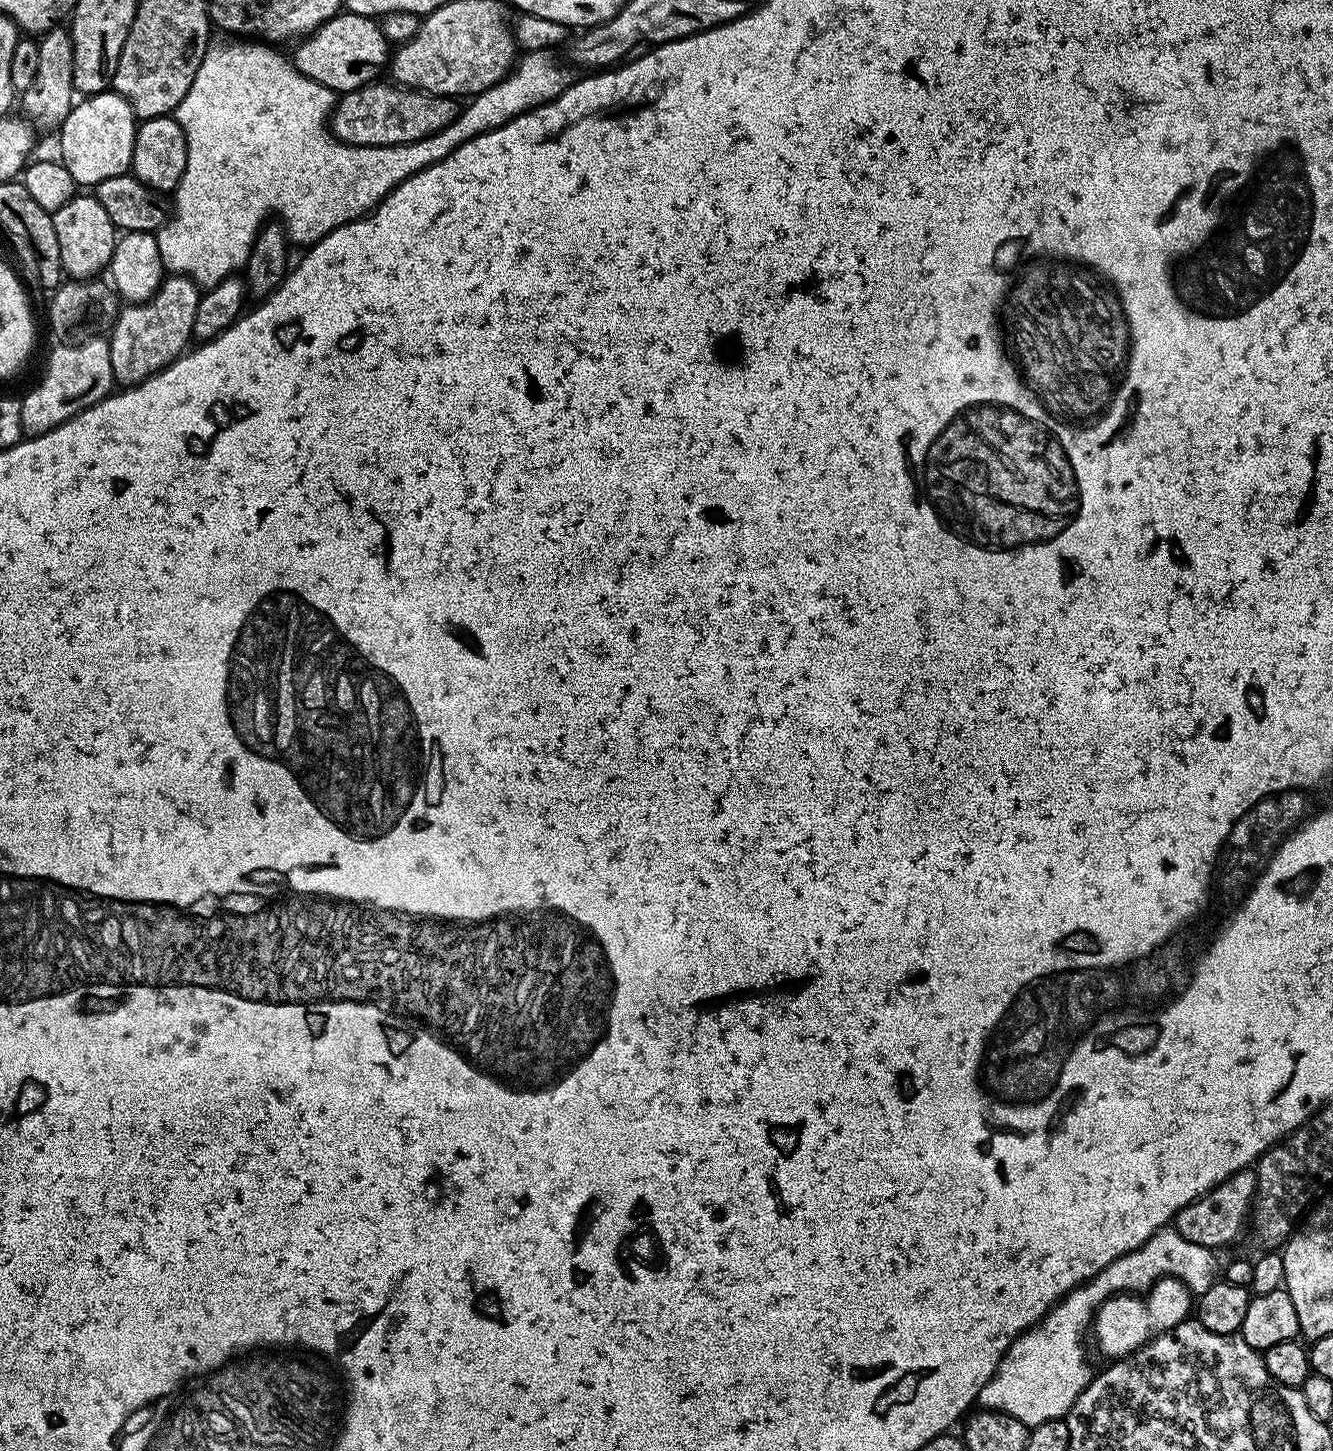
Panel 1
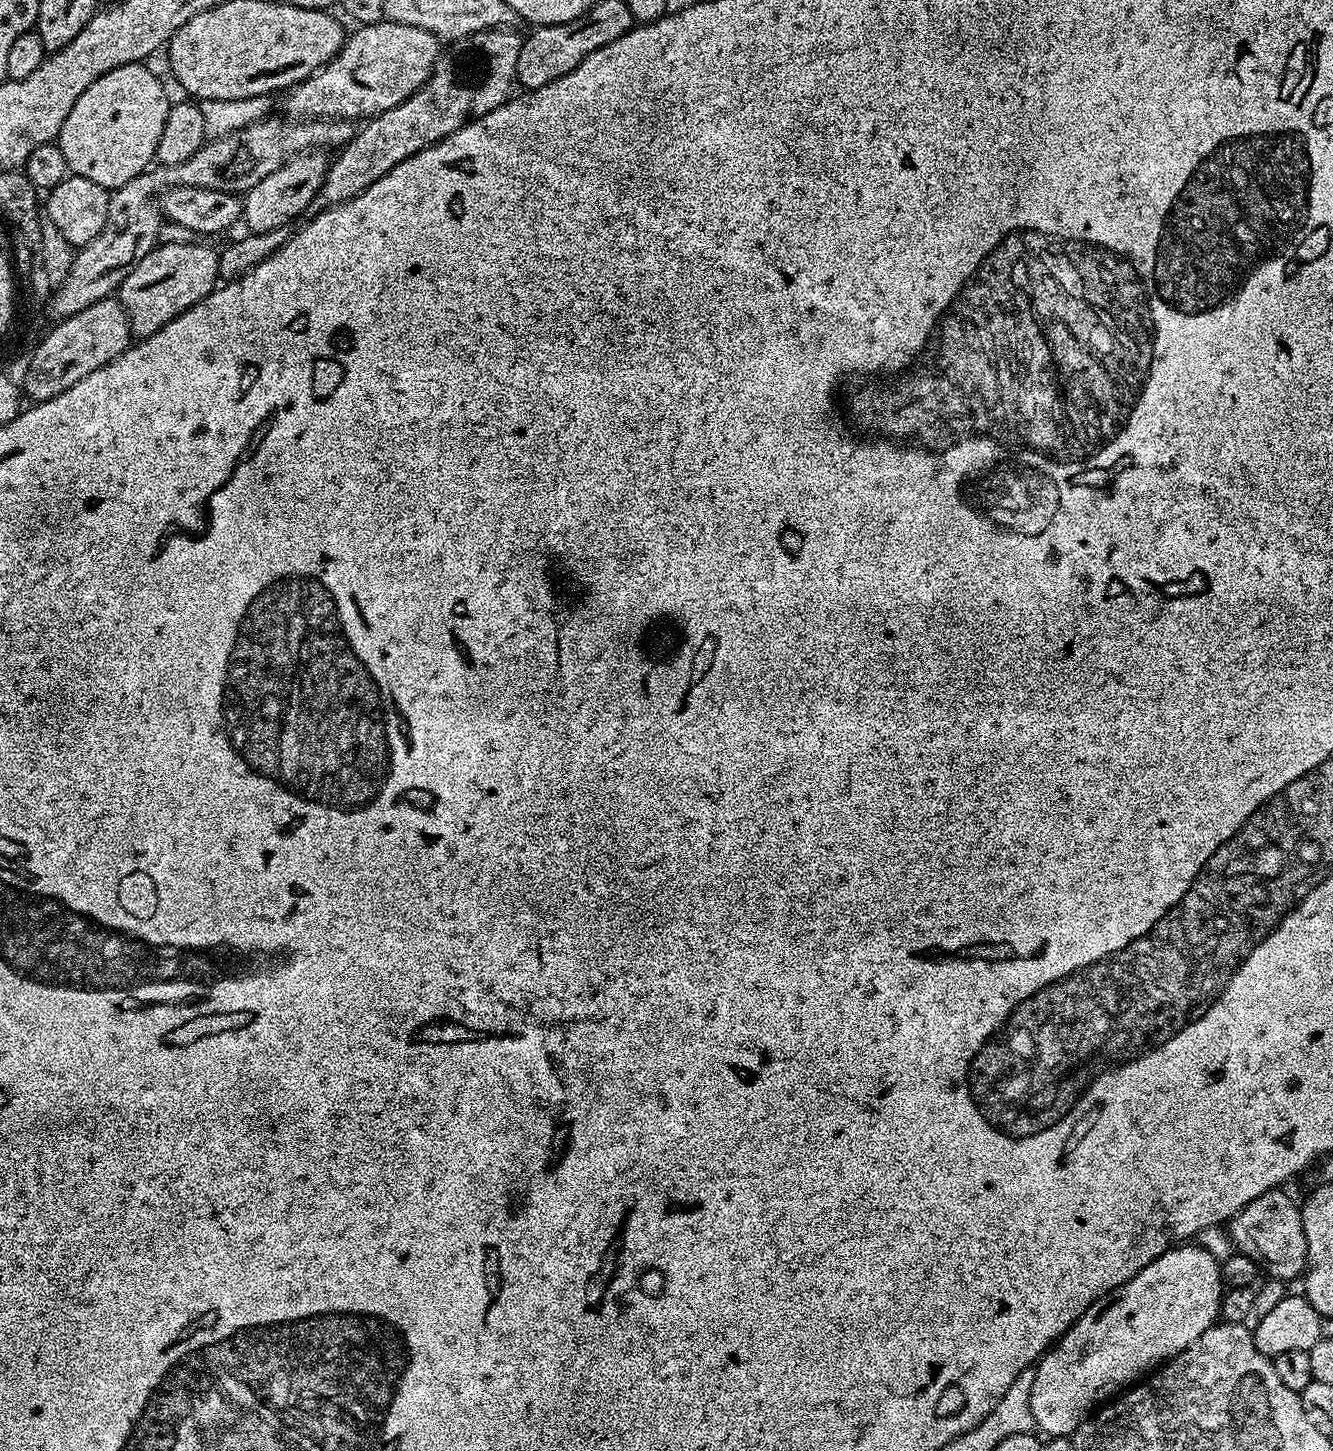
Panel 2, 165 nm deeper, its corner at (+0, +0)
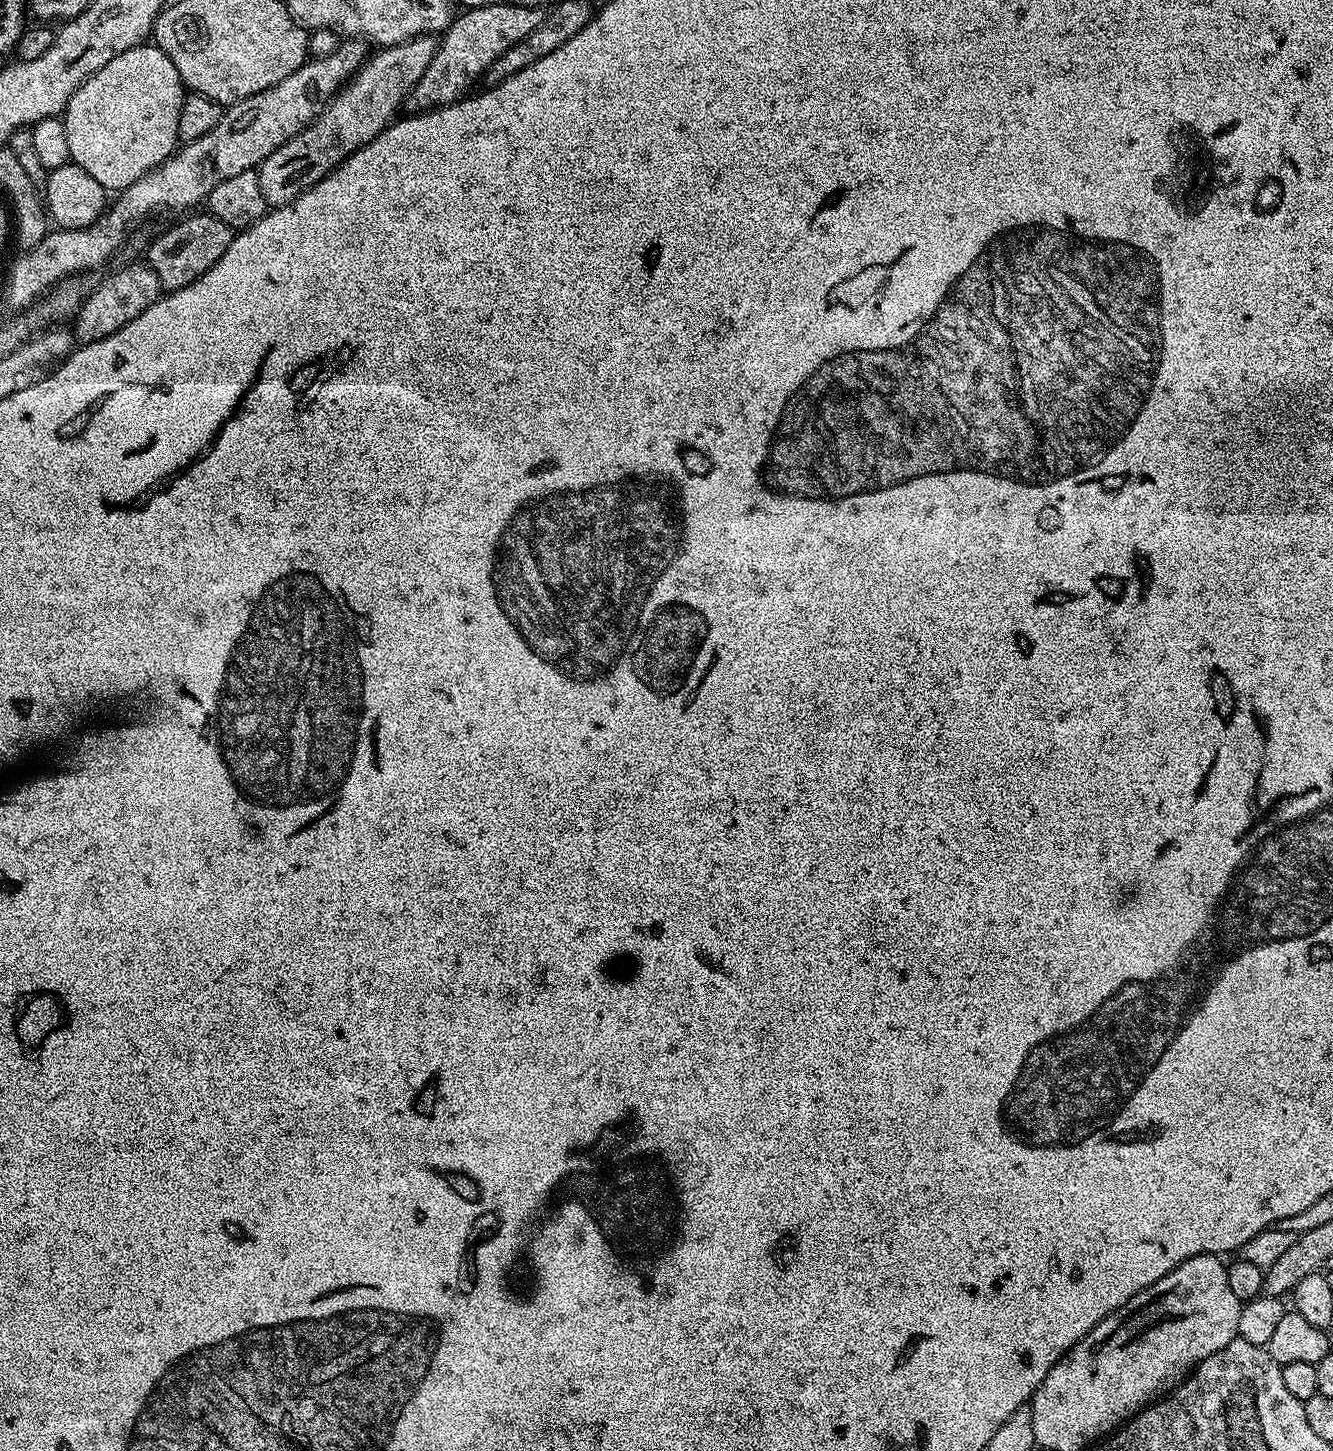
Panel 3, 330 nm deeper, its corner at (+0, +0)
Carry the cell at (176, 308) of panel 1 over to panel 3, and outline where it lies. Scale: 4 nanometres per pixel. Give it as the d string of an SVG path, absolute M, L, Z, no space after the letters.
M196 214L177 219L180 221L173 228L166 229L148 248L146 263L158 274L161 289L168 292L190 286L198 277L206 274L206 270L210 270L210 266L214 266L214 262L218 262L218 258L226 254L226 246L230 246L234 235L233 228L211 214L192 215Z

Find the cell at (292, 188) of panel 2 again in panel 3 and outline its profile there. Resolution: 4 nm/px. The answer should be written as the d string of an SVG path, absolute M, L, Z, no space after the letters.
M417 36L400 44L389 44L369 55L351 81L345 83L327 101L319 118L294 137L287 140L270 158L259 166L262 194L270 206L288 204L326 178L347 156L366 146L382 130L397 119L399 110L411 97L412 87L426 74L430 58L434 58L437 41L432 36Z

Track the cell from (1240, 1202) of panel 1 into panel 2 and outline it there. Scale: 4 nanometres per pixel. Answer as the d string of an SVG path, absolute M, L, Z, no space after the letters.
M1284 1190L1267 1192L1242 1206L1242 1210L1228 1221L1226 1231L1233 1249L1253 1260L1271 1279L1291 1282L1303 1277L1304 1269L1308 1267L1304 1220L1297 1201L1295 1204Z

